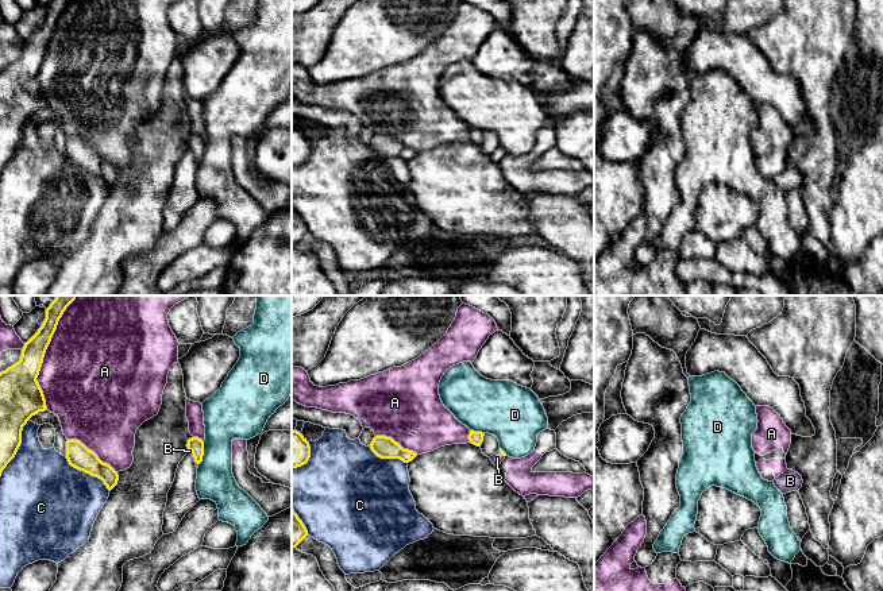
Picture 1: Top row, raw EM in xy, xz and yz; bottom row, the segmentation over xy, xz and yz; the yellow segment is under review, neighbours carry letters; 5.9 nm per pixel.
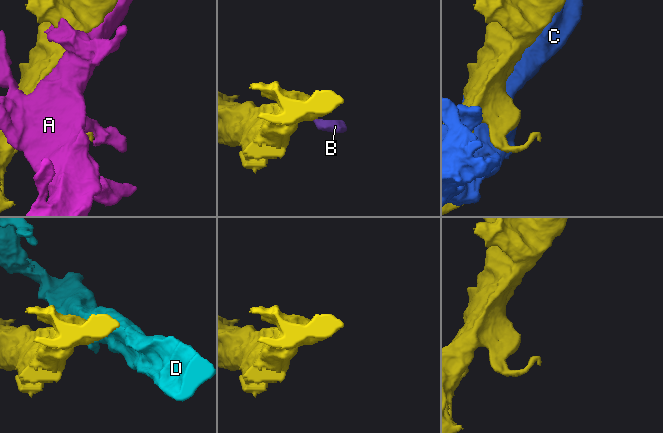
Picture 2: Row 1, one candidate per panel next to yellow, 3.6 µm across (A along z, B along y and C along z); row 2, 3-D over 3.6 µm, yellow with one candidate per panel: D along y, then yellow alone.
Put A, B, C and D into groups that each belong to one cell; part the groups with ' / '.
A / B / C / D

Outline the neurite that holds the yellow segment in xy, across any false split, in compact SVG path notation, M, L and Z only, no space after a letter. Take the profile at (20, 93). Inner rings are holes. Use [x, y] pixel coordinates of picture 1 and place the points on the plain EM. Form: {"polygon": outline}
{"polygon": "M51 0L38 30L24 40L18 61L0 70L0 174L22 142L27 119L47 107L36 78L58 19L72 0Z"}

